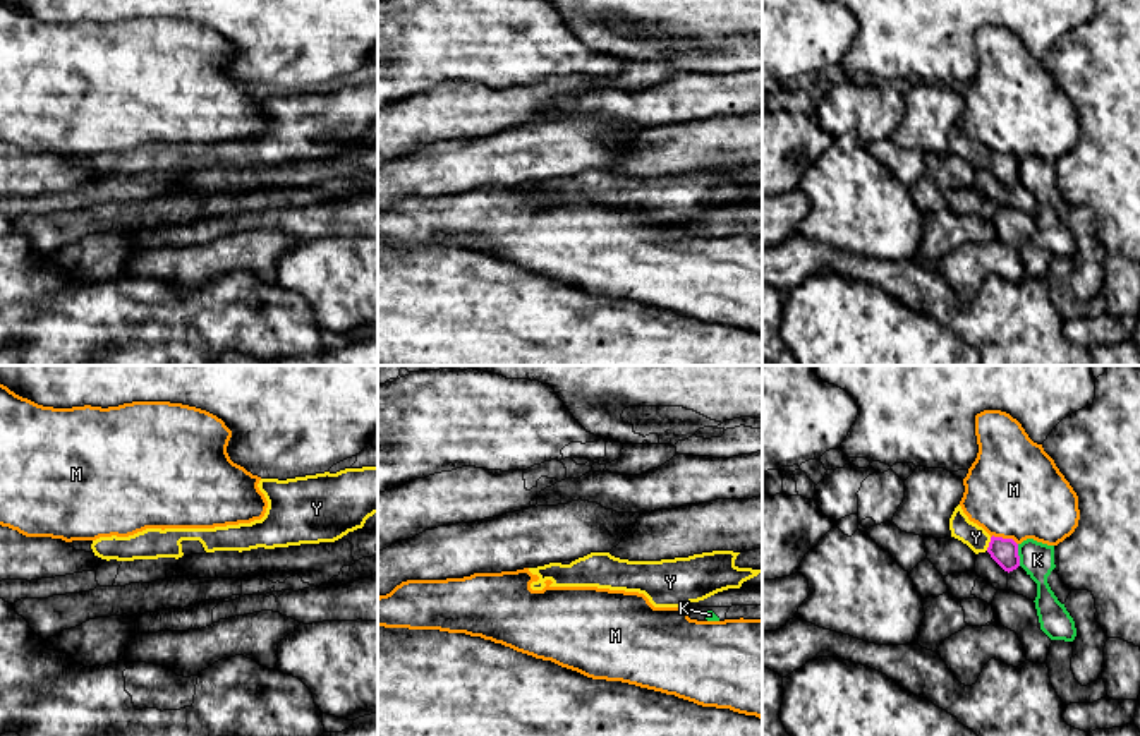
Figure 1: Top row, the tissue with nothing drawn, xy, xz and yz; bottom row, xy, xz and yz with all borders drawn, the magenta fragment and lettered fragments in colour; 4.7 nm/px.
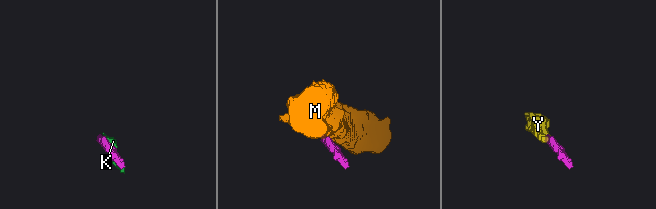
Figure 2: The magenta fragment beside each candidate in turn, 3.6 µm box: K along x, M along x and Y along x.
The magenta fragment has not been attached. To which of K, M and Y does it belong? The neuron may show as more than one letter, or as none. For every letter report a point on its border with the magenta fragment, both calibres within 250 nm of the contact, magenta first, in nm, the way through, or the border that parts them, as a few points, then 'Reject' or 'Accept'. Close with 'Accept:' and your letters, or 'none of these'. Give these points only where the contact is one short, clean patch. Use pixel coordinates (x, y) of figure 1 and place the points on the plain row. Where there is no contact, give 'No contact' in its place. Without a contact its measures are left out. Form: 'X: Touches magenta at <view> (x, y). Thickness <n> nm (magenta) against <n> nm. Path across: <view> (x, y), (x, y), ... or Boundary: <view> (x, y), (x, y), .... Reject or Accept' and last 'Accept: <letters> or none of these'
K: Touches magenta at yz (1017, 170). Thickness 130 nm (magenta) against 160 nm. Reject
M: Touches magenta at yz (1005, 155). Thickness 130 nm (magenta) against 460 nm. Reject
Y: Touches magenta at yz (989, 160). Thickness 130 nm (magenta) against 110 nm. Accept
Accept: Y

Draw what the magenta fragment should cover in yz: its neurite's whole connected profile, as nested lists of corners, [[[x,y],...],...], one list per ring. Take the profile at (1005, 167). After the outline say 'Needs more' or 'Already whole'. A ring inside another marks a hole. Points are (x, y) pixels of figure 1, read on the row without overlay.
[[[960,120],[949,134],[949,146],[951,153],[967,160],[975,170],[987,166],[1004,187],[1010,189],[1020,182],[1018,160],[1013,154],[991,153],[968,136]]]. Needs more

